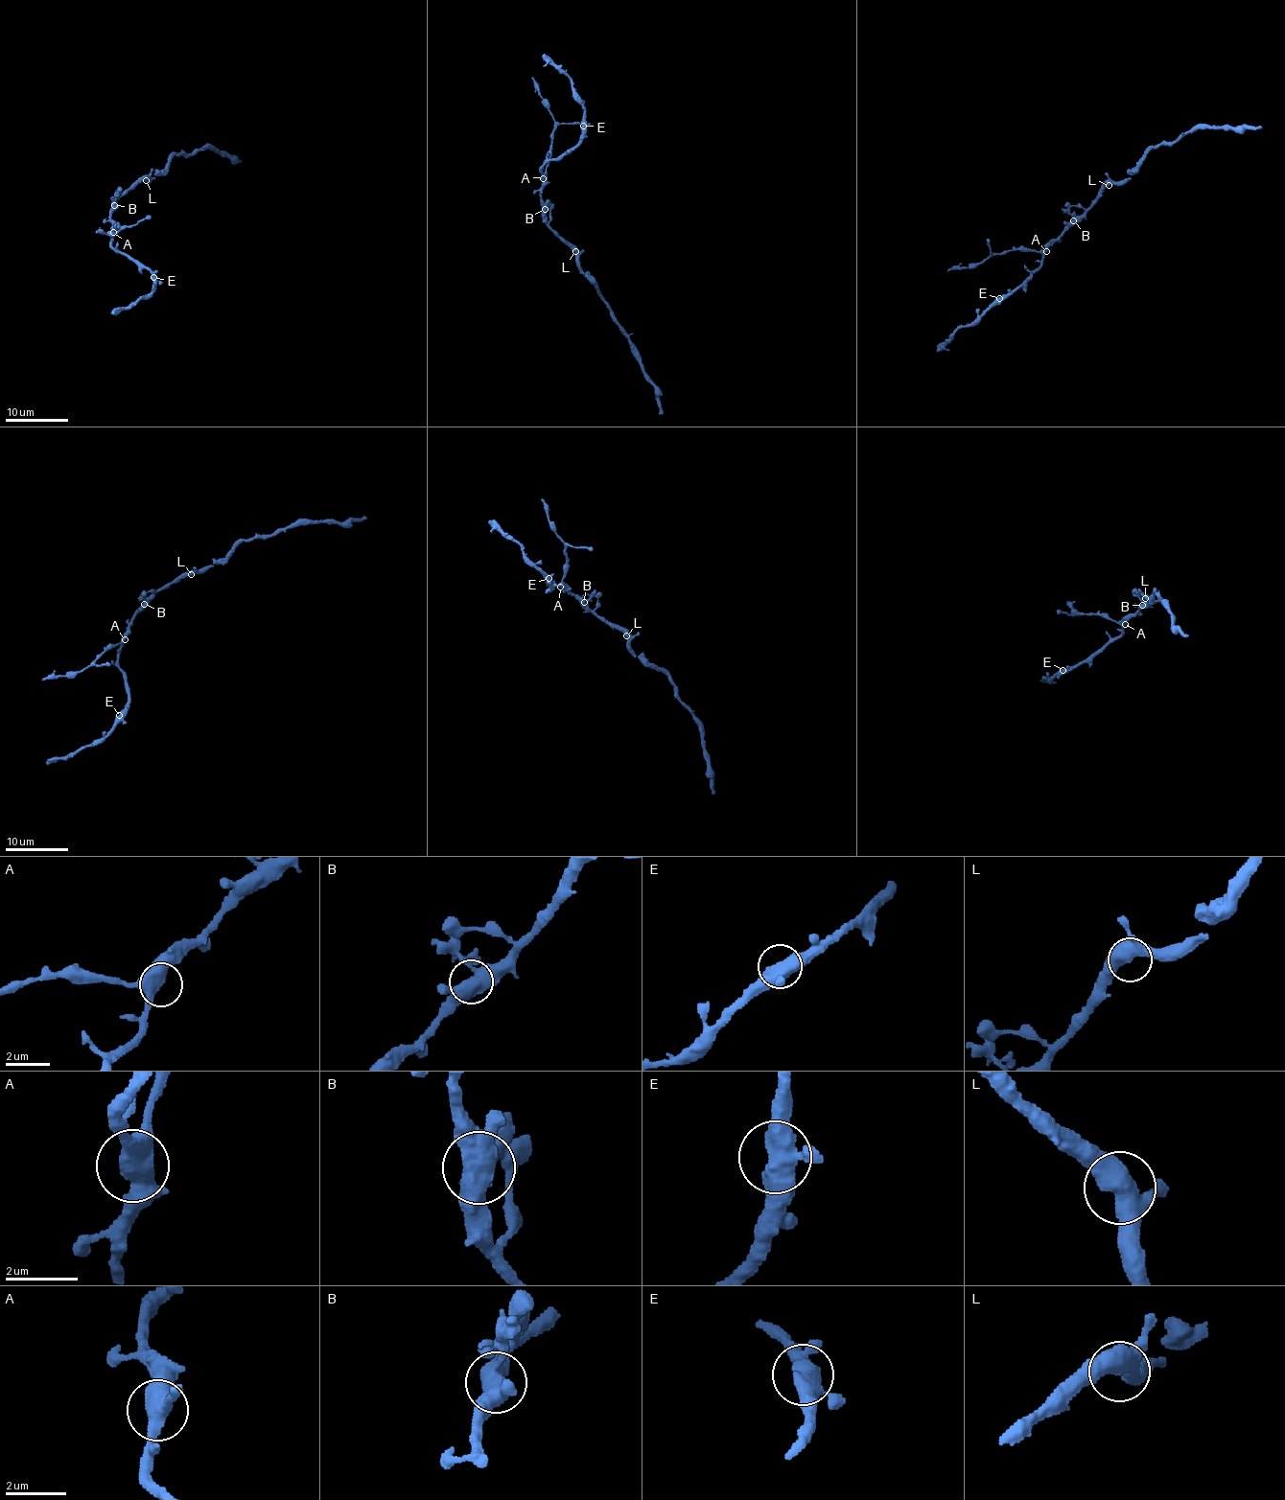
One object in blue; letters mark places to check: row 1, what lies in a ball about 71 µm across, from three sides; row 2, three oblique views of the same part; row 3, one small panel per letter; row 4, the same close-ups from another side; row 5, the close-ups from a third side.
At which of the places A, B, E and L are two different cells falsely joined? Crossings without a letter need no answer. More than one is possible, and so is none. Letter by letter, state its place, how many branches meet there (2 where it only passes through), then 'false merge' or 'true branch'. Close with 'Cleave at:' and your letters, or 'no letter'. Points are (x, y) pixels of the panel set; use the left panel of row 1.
A: place (113, 232); branches 3; true branch
B: place (114, 205); branches 4; true branch
E: place (153, 277); branches 3; true branch
L: place (146, 180); branches 3; true branch
Cleave at: no letter

